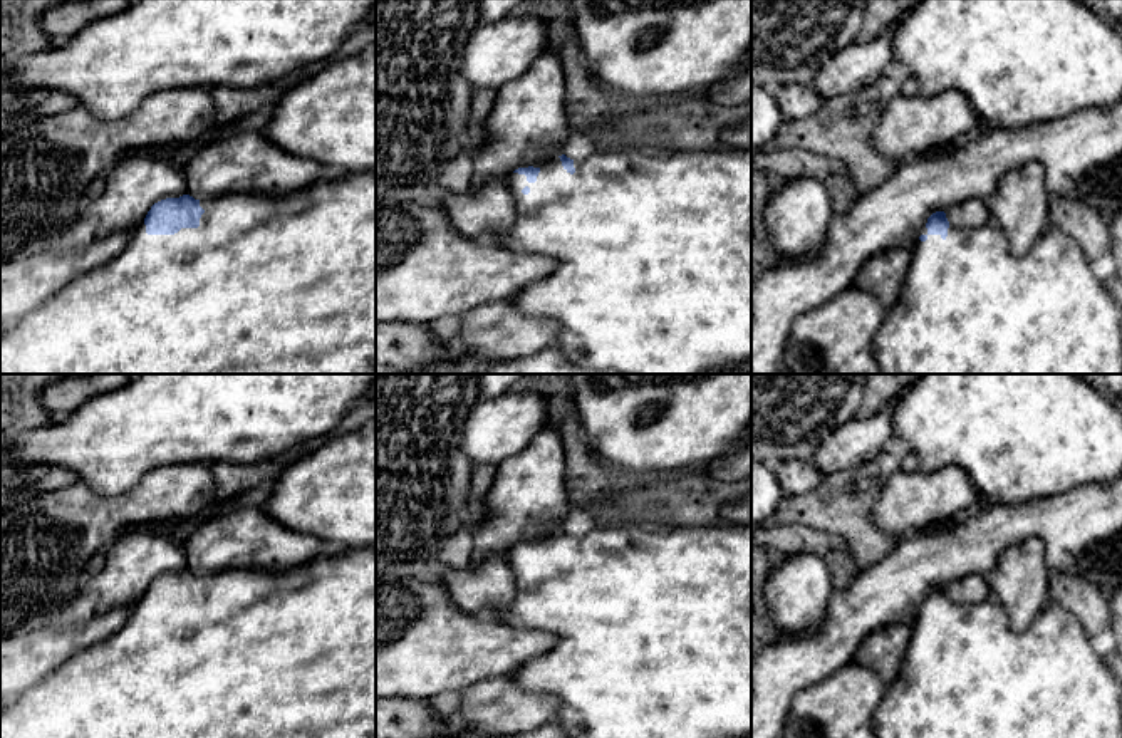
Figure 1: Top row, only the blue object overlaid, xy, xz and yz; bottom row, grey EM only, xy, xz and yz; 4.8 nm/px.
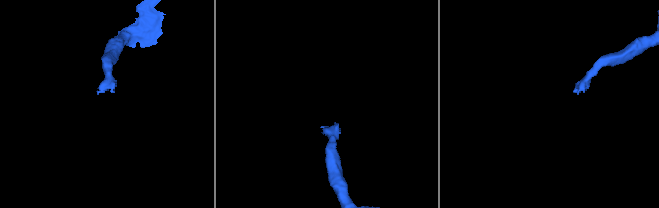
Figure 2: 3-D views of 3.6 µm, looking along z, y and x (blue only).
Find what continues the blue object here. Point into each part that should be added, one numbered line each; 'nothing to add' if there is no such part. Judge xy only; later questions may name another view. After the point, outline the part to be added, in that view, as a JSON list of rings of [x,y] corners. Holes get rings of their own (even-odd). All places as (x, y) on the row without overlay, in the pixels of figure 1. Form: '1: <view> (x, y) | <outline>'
1: xy (260, 656) | [[[376,547],[347,548],[344,554],[322,554],[314,562],[280,575],[260,570],[225,570],[218,575],[201,575],[205,589],[198,604],[181,604],[174,611],[148,611],[144,597],[129,611],[126,624],[106,641],[74,654],[49,678],[23,691],[0,709],[0,738],[376,738]]]

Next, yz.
1: yz (966, 675) | [[[993,594],[974,605],[949,600],[944,616],[941,611],[929,611],[927,604],[922,604],[921,611],[926,611],[927,616],[919,616],[912,624],[906,661],[901,664],[897,679],[887,686],[874,711],[872,726],[877,738],[1122,738],[1122,683],[1109,669],[1105,659],[1095,652],[1092,637],[1082,624],[1062,605],[1050,600],[1023,632],[1011,631],[1005,607]]]

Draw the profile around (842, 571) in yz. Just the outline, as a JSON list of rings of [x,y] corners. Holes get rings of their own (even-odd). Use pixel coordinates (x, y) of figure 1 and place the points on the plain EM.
[[[835,550],[825,557],[825,562],[835,587],[849,585],[859,572],[857,565],[845,552]]]

